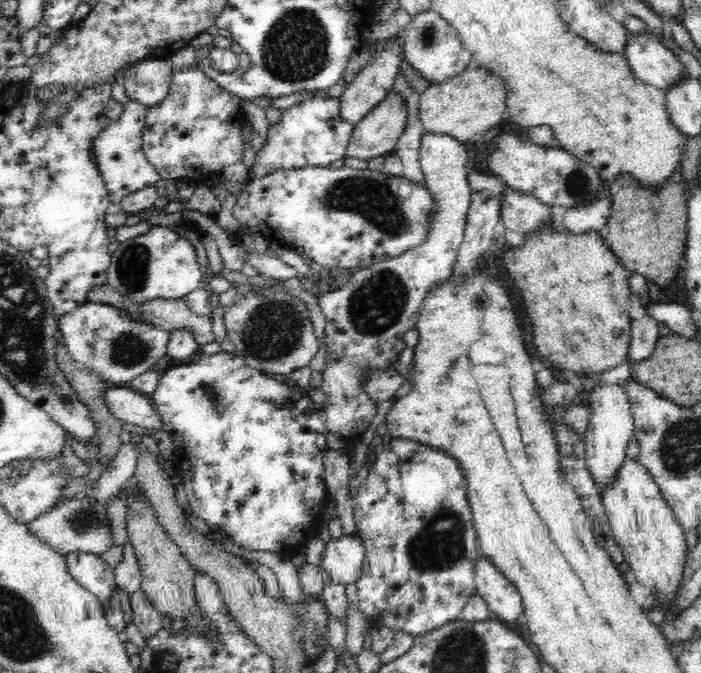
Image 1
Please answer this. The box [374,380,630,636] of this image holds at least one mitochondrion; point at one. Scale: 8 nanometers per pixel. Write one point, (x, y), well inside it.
(440, 544)

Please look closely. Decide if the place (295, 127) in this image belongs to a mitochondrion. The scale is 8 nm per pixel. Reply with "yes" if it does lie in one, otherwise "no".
no

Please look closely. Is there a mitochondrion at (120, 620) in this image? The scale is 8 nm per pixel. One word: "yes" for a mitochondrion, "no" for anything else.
no

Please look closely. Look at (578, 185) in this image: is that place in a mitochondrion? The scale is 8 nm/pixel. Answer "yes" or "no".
yes

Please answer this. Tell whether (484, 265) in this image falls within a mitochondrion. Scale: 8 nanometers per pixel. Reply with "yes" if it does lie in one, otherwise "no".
no

